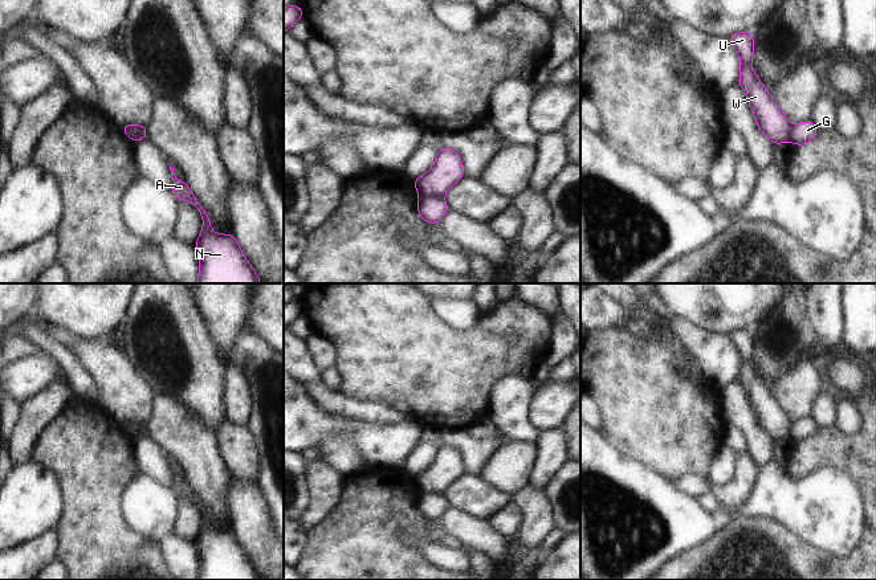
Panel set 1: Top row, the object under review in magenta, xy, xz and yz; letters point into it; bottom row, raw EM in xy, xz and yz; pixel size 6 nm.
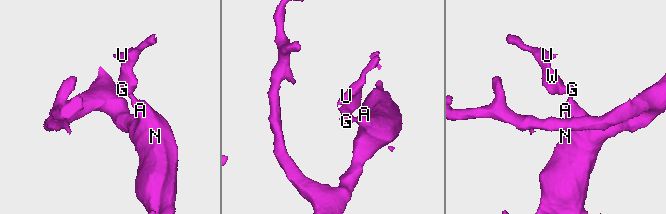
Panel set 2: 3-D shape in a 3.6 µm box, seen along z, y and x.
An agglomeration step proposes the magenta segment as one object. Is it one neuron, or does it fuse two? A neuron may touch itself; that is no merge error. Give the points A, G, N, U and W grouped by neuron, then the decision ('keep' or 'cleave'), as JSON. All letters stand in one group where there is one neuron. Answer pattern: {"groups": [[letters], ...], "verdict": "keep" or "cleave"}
{"groups": [["A", "G", "N"], ["U", "W"]], "verdict": "cleave"}

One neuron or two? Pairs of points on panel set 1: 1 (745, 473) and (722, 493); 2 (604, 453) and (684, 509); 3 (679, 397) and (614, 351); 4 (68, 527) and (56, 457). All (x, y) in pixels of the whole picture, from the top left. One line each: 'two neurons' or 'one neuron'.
1: one neuron
2: one neuron
3: one neuron
4: one neuron

